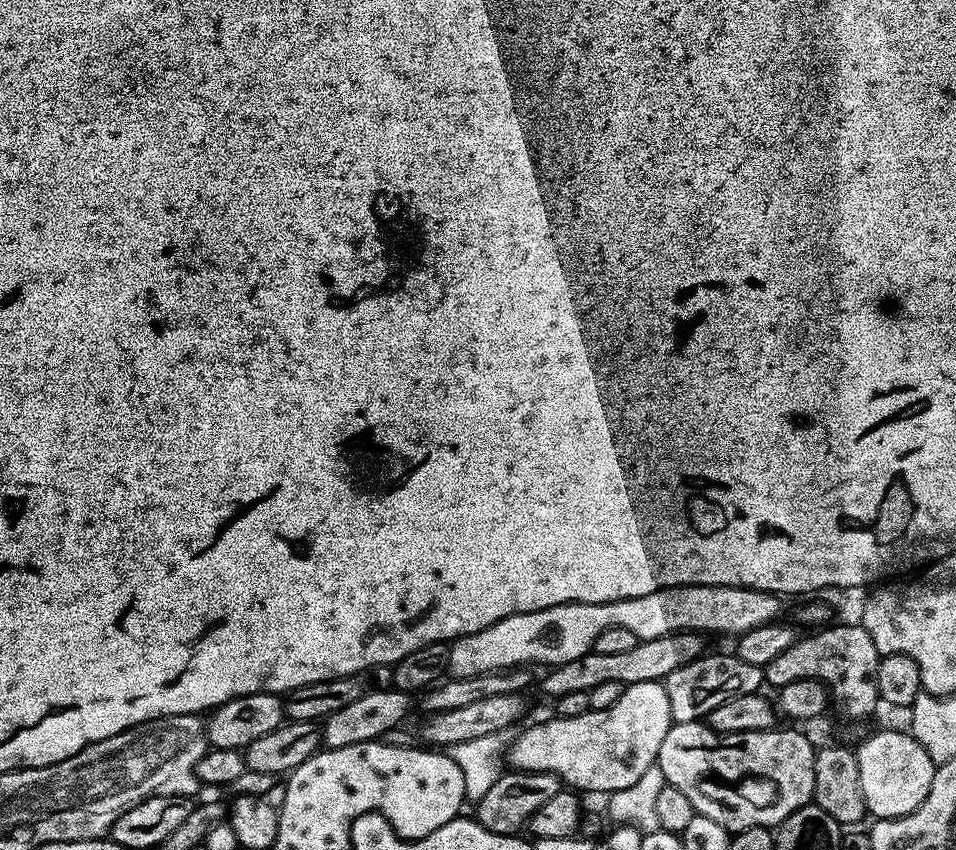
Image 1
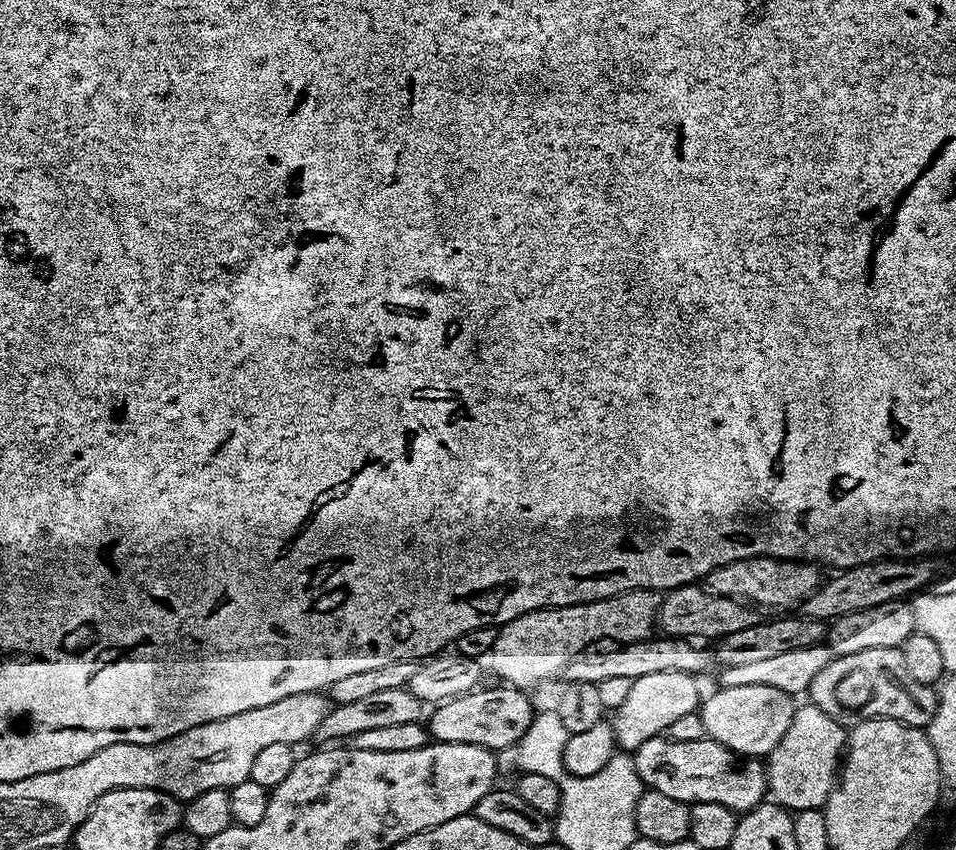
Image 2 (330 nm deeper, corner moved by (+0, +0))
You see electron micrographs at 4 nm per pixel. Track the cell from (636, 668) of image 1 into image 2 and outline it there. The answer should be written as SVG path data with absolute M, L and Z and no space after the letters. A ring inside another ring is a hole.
M481 686L465 696L435 705L426 720L429 737L442 744L465 744L493 750L515 748L532 725L534 707L528 697L531 695L523 688L499 687Z

